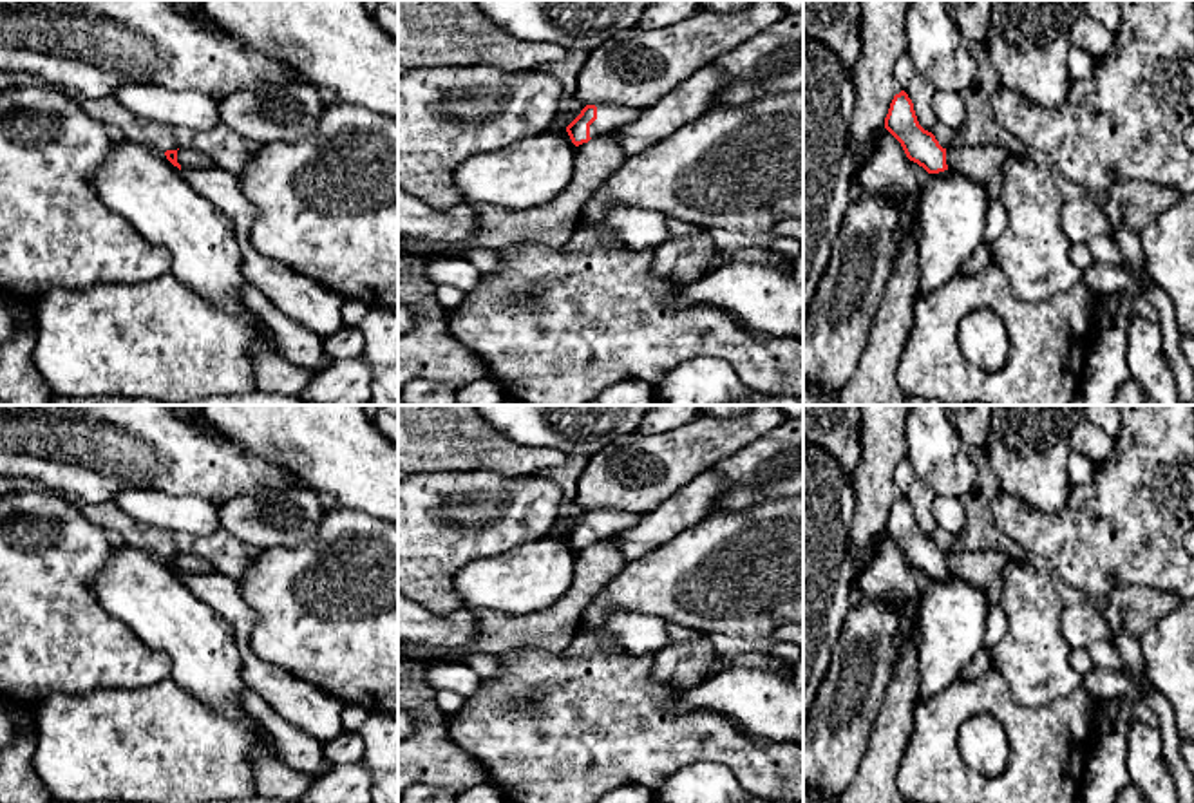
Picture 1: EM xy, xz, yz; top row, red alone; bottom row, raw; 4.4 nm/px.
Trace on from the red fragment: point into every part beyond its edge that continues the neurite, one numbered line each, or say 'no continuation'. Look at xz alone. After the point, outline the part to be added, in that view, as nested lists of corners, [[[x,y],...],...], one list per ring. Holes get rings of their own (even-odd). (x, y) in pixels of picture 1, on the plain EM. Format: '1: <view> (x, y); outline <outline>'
1: xz (610, 521); outline [[[604,508],[597,512],[597,524],[590,530],[590,543],[617,543],[621,534],[635,526],[642,514]]]

